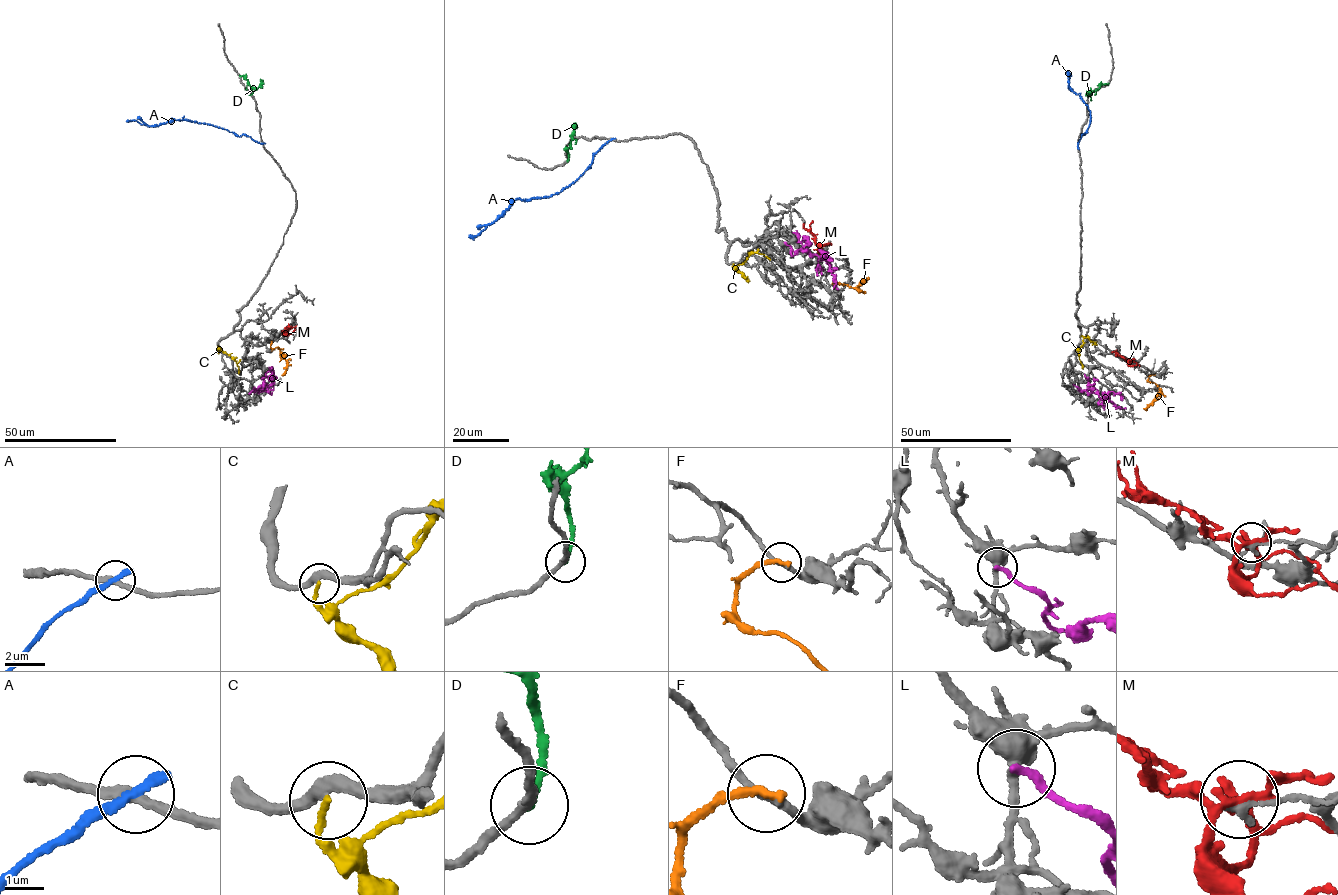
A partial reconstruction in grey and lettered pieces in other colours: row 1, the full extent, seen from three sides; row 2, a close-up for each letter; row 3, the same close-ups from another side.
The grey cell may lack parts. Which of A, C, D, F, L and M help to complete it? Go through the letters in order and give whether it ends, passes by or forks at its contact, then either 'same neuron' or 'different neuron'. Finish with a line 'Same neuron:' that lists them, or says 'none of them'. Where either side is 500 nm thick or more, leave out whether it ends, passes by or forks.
A: it ends there; different neuron
C: it ends there; different neuron
D: it ends there; different neuron
F: it ends there; different neuron
L: it ends there; different neuron
M: it forks there; different neuron
Same neuron: none of them

